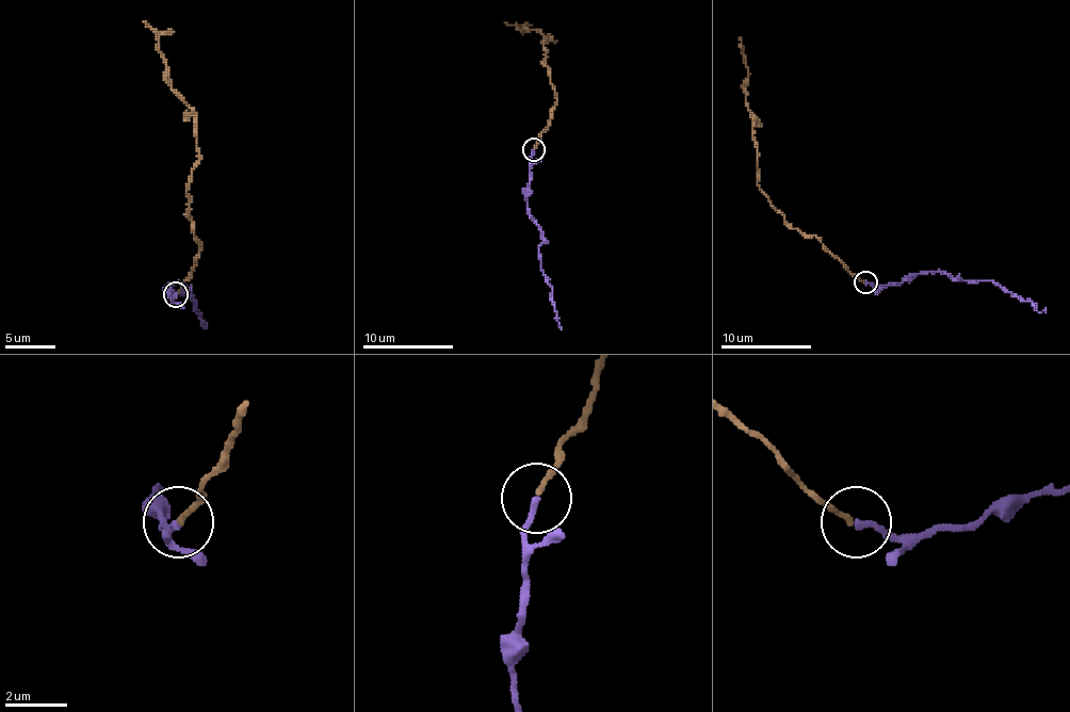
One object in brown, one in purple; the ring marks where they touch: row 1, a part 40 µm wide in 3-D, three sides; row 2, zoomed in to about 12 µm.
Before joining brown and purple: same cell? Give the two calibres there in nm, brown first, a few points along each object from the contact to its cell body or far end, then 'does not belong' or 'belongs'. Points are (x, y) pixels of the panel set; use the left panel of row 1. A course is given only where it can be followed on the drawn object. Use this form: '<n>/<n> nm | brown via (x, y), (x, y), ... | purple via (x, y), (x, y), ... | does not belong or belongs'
170/200 nm | brown via (176, 295), (201, 244), (189, 214), (189, 183), (199, 158), (194, 110), (171, 87), (158, 36), (143, 21) | purple via (176, 295), (171, 297), (171, 282), (196, 301), (204, 328), (207, 323) | belongs

